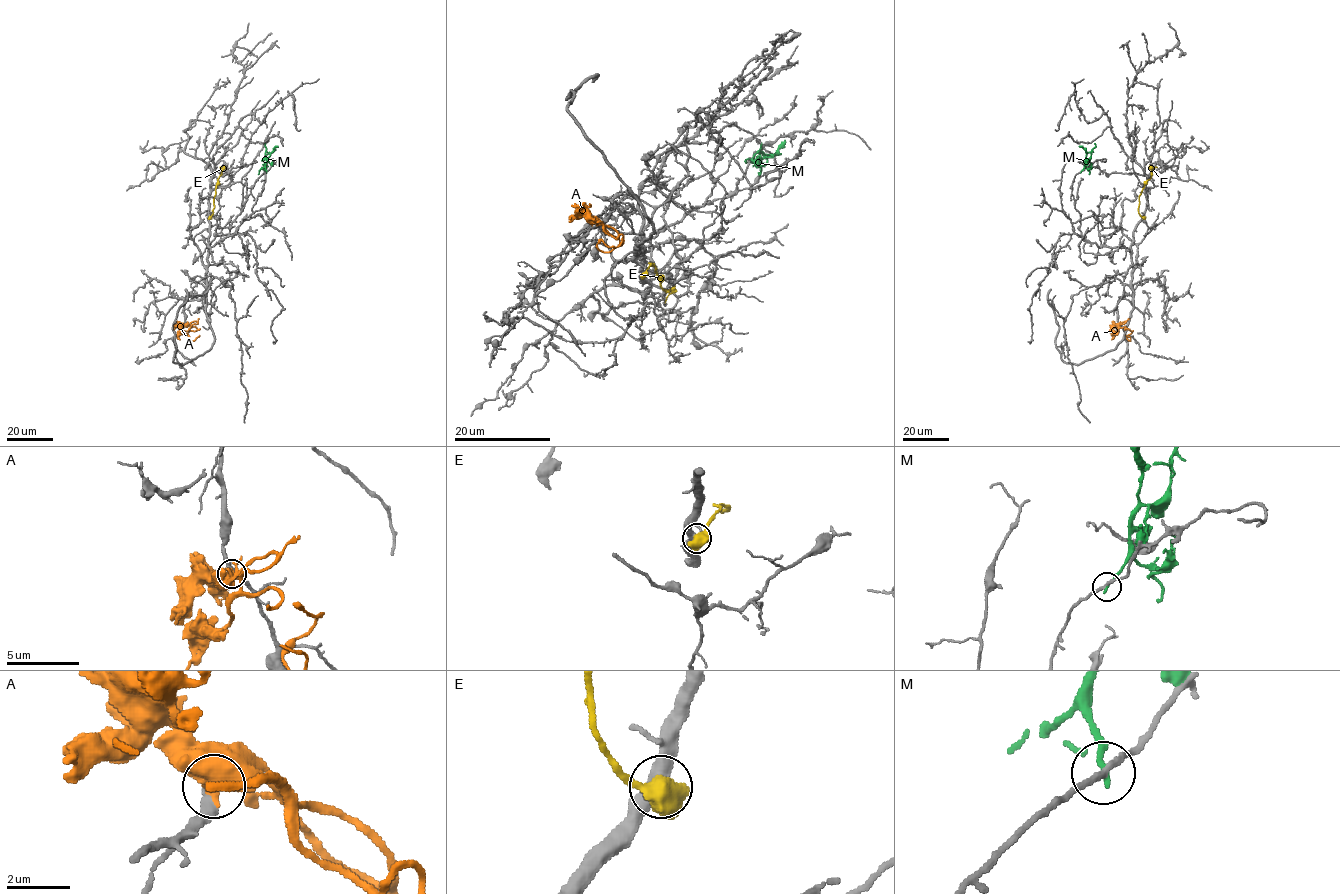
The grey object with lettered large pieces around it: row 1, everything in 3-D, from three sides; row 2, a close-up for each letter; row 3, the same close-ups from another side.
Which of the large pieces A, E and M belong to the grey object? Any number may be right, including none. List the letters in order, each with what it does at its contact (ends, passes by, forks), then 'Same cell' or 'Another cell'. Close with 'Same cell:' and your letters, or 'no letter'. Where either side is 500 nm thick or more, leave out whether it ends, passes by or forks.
A: Another cell
E: Another cell
M: It ends there. Another cell
Same cell: no letter

